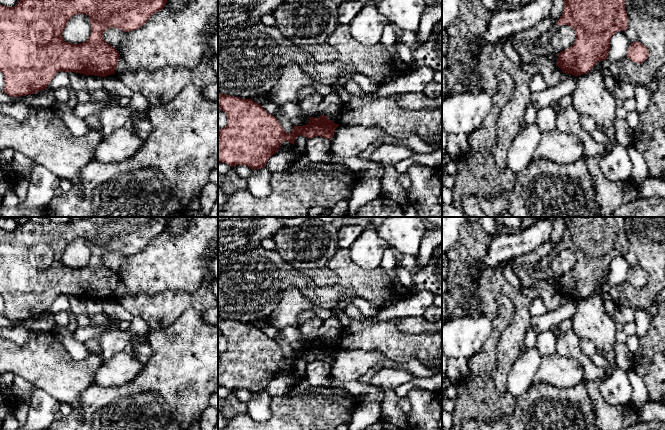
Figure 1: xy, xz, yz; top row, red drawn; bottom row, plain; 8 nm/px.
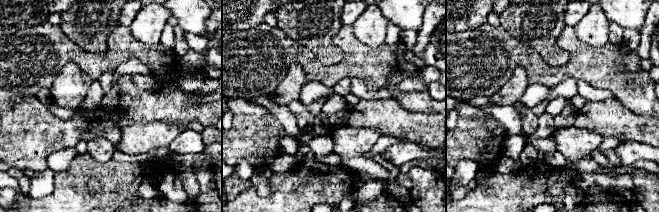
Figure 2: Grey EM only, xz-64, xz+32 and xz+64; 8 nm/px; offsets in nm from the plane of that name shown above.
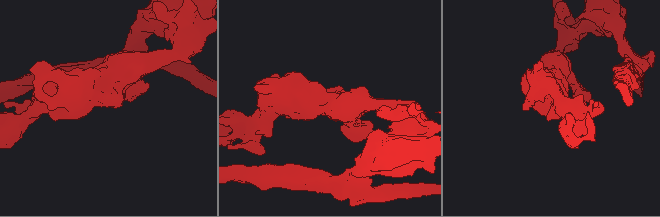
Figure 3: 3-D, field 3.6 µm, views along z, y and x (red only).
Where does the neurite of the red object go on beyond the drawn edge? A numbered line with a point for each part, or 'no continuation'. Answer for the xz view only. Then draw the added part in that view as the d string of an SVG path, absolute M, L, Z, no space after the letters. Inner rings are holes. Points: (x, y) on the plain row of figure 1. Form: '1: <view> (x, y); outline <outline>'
no continuation

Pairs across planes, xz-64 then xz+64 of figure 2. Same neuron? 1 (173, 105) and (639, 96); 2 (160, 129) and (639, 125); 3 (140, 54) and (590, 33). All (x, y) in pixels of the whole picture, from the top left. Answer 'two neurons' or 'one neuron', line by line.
1: two neurons
2: two neurons
3: two neurons

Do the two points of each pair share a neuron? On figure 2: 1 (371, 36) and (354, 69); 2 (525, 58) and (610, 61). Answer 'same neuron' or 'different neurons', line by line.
1: different neurons
2: same neuron

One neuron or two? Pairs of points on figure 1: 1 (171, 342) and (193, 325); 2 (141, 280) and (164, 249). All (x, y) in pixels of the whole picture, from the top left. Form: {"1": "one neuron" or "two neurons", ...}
{"1": "one neuron", "2": "one neuron"}

